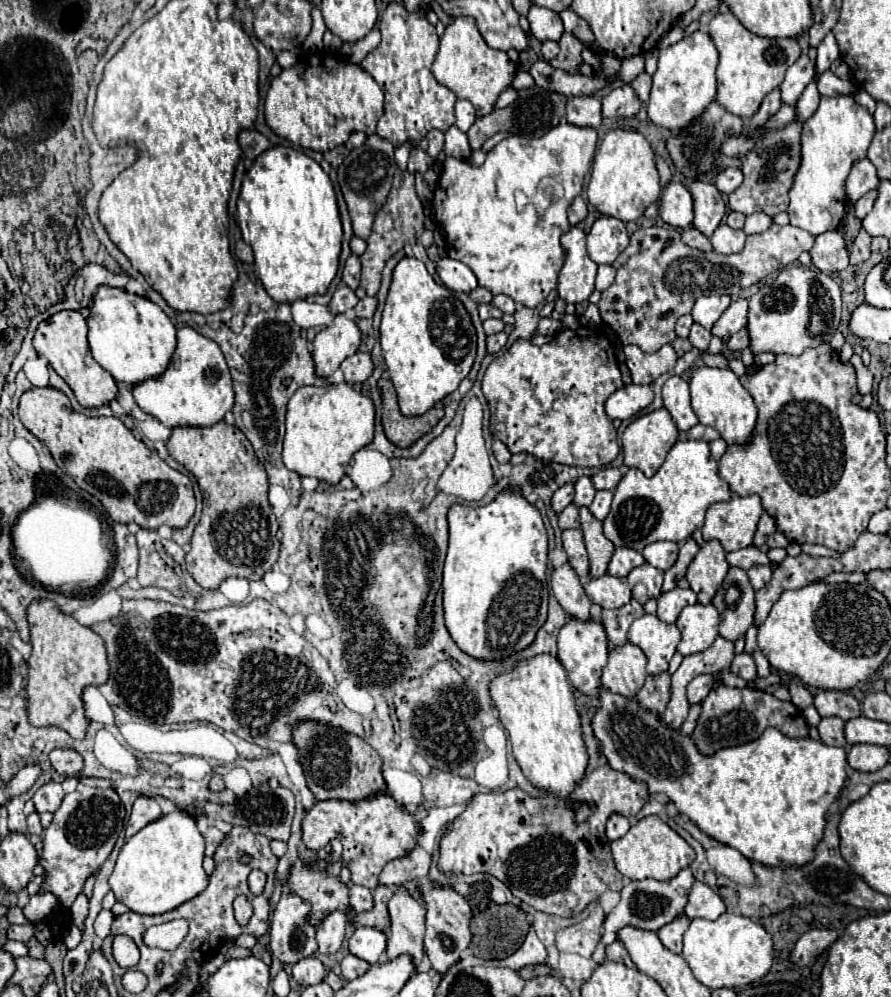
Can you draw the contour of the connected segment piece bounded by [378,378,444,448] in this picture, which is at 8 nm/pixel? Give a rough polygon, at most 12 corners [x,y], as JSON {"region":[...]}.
{"region":[[380,378],[386,438],[400,448],[414,444],[444,416],[442,402],[422,416],[404,416],[396,390]]}

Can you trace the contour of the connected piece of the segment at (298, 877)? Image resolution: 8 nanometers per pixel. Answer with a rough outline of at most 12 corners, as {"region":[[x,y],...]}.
{"region":[[326,862],[294,864],[290,890],[314,902],[318,926],[330,910],[348,908],[348,888],[326,874]]}

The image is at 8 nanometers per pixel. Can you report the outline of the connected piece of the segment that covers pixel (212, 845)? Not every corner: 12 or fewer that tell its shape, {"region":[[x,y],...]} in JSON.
{"region":[[210,826],[204,832],[206,854],[212,856],[224,840],[224,832]]}

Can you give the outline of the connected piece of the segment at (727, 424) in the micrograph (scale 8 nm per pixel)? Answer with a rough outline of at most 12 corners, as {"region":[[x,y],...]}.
{"region":[[696,368],[698,420],[748,444],[756,404],[730,368]]}

